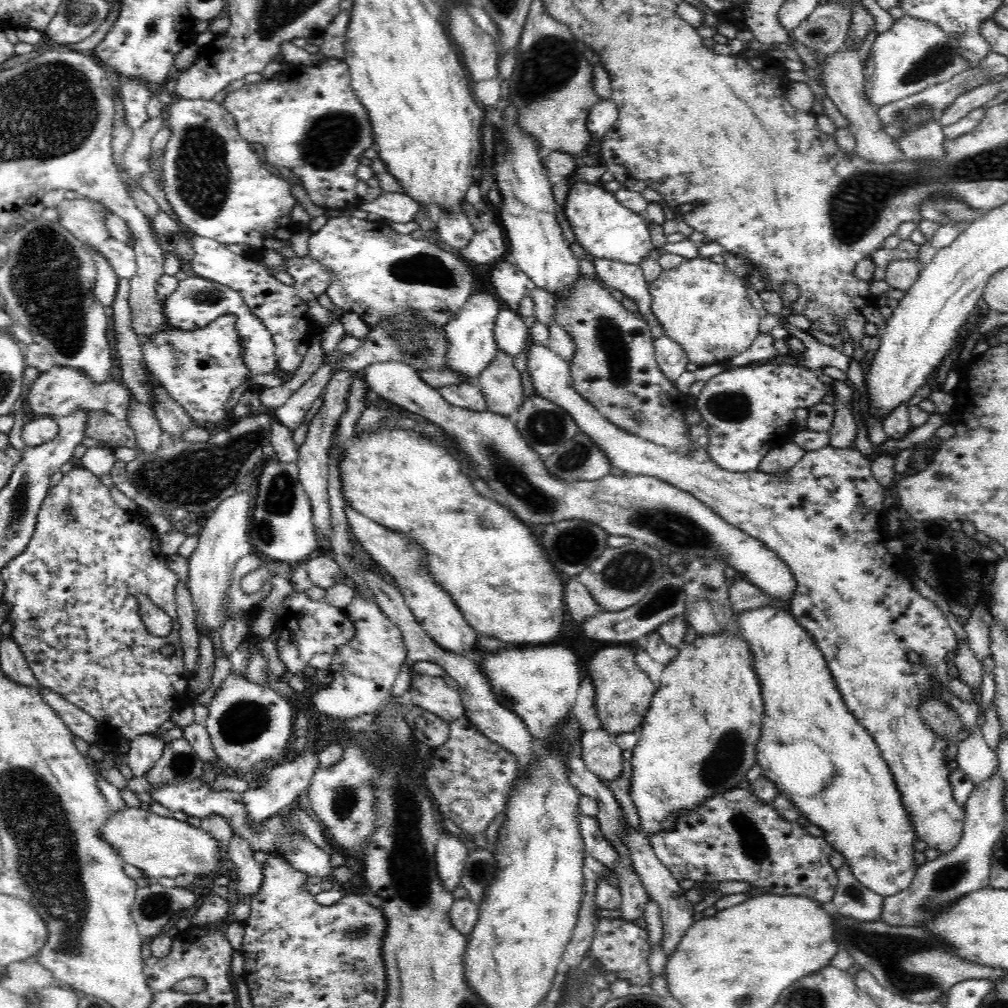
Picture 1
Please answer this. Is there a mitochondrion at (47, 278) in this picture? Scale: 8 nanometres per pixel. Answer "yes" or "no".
yes

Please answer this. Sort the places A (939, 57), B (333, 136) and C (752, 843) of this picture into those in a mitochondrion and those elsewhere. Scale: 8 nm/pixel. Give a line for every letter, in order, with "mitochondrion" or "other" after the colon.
A: mitochondrion
B: mitochondrion
C: mitochondrion

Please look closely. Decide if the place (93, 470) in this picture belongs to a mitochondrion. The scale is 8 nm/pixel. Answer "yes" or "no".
no

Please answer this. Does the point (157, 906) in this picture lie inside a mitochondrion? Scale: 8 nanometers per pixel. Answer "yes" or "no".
yes

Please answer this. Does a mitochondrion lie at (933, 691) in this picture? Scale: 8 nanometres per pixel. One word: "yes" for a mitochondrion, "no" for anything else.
no

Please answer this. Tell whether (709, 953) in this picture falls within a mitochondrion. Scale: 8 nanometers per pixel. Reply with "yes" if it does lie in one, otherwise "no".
no

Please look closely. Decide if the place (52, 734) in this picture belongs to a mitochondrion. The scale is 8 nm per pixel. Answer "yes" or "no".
no

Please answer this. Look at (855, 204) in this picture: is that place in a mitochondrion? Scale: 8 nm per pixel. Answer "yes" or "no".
yes

